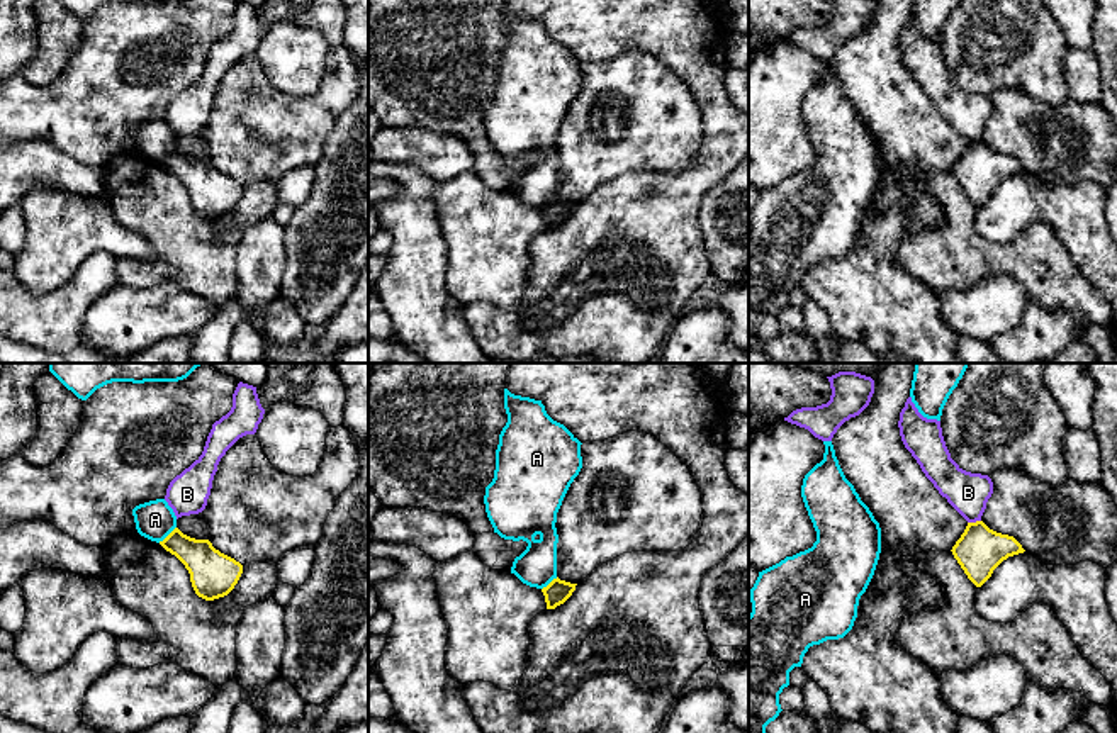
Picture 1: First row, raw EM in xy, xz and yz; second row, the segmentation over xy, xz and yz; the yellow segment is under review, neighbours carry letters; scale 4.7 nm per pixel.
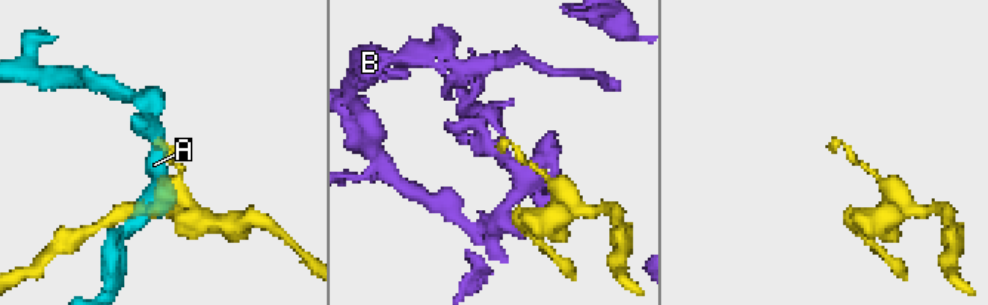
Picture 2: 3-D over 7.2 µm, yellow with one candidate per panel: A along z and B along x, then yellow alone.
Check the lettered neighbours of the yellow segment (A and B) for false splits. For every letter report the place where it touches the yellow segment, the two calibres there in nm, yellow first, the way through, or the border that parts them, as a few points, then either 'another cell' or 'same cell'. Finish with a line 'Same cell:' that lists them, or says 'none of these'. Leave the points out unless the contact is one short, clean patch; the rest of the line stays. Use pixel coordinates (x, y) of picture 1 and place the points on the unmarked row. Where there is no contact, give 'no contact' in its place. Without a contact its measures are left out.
A: meets yellow in xy at (168, 155); 200 nm thick on the yellow side, 190 nm on the other; border along xy (175, 146), (158, 162); another cell
B: meets yellow in yz at (973, 143); 220 nm thick on the yellow side, 190 nm on the other; border along yz (980, 139), (968, 143); another cell
Same cell: none of these

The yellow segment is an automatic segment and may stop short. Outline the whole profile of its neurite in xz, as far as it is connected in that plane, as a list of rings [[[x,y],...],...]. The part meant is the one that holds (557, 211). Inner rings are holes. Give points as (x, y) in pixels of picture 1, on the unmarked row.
[[[558,197],[553,199],[547,207],[542,209],[547,229],[555,229],[557,226],[564,224],[575,210],[575,205],[577,204],[560,200]]]

